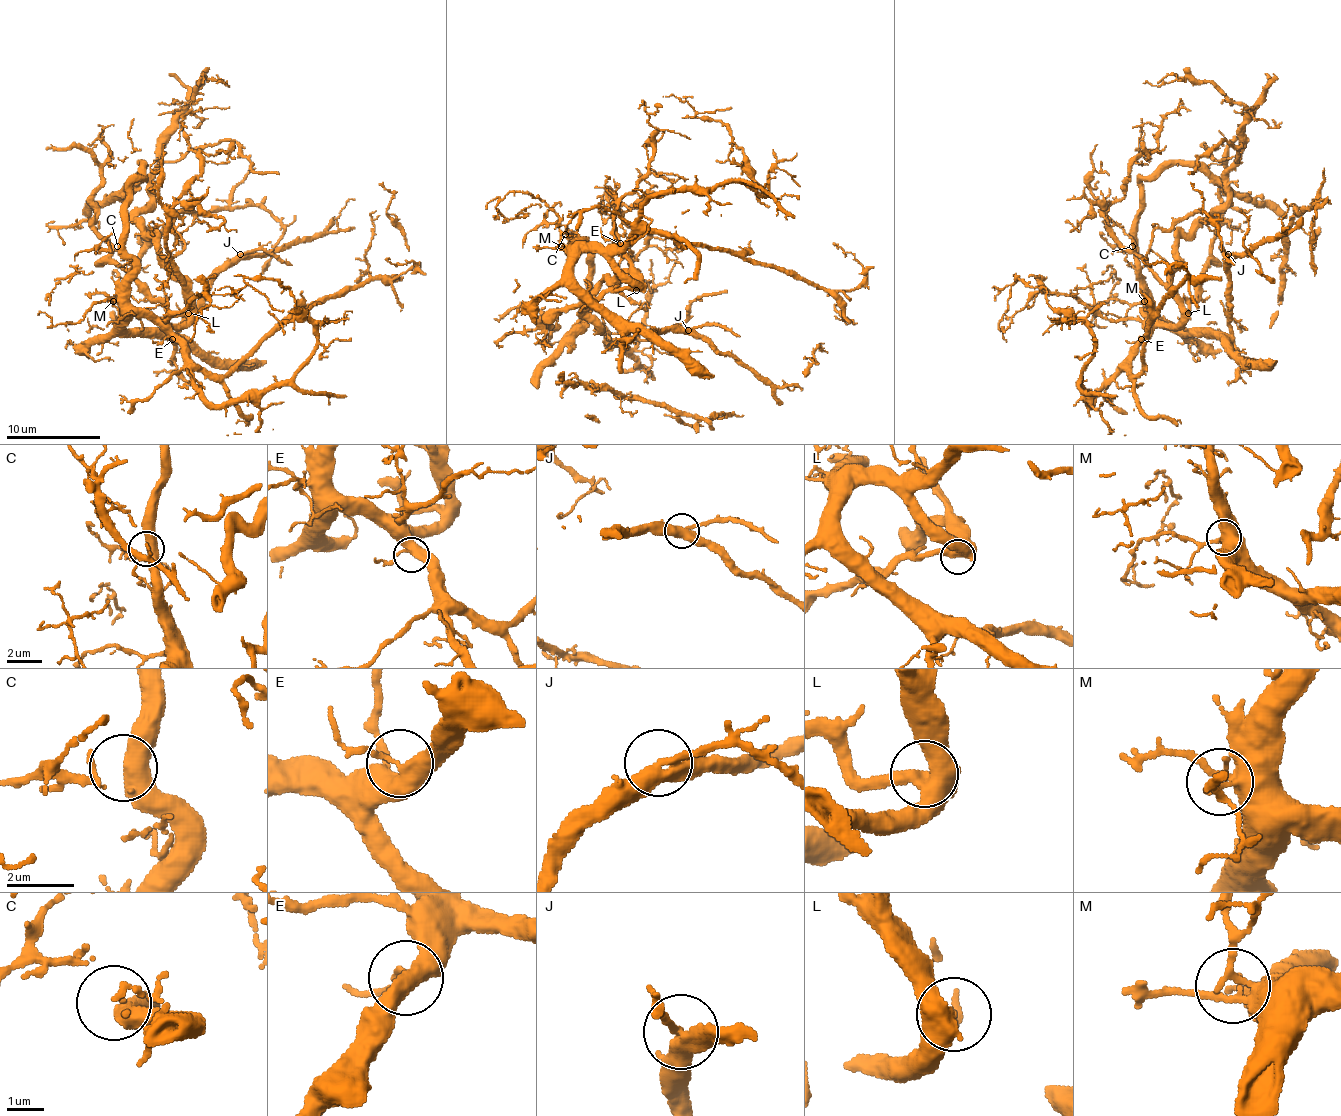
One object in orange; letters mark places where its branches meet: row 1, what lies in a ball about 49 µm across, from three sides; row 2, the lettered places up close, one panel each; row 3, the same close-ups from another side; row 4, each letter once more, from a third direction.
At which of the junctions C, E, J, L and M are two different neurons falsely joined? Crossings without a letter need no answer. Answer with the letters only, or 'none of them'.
none of them

